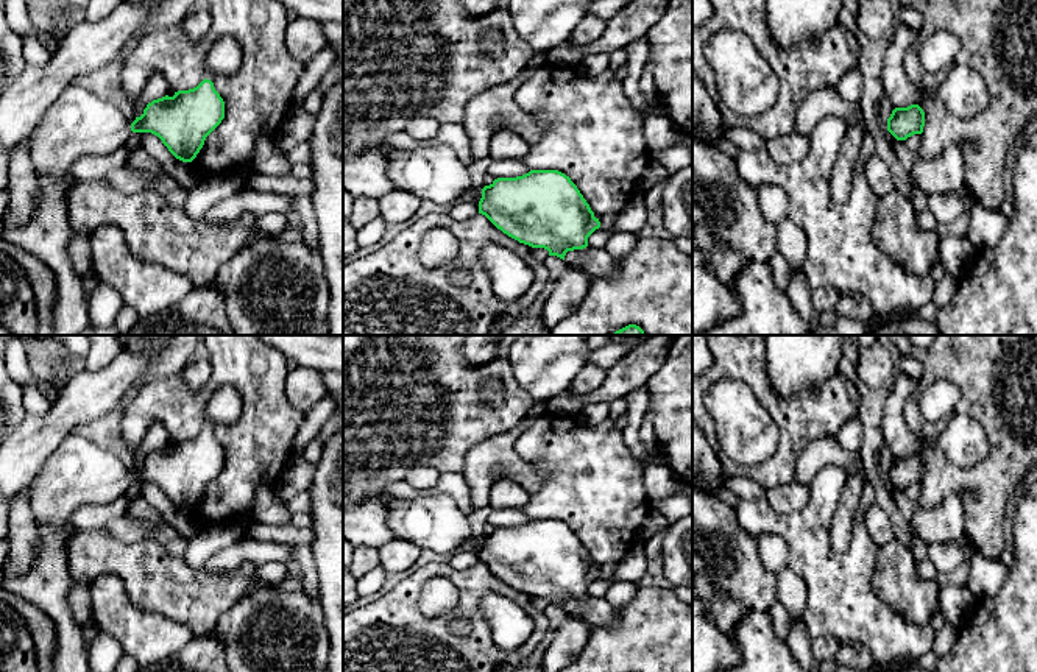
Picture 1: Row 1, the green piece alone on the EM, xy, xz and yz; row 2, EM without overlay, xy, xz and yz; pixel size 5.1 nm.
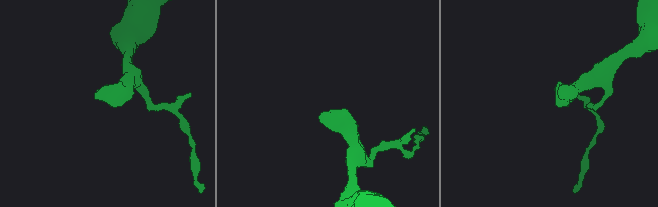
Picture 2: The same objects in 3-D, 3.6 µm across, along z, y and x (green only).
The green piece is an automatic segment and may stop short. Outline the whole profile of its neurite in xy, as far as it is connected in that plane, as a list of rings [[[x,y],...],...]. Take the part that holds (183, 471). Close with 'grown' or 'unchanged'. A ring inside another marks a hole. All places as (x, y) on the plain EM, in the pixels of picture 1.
[[[206,427],[193,438],[153,449],[133,472],[114,454],[83,438],[76,430],[67,433],[58,449],[44,462],[25,494],[34,521],[50,529],[61,529],[67,524],[80,505],[101,505],[125,496],[133,482],[151,482],[162,490],[176,508],[192,511],[203,497],[206,486],[223,468],[225,451],[214,432]]]; grown

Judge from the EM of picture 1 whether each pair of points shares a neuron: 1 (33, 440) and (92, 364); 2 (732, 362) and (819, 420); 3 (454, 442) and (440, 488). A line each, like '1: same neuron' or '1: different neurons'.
1: different neurons
2: same neuron
3: different neurons

